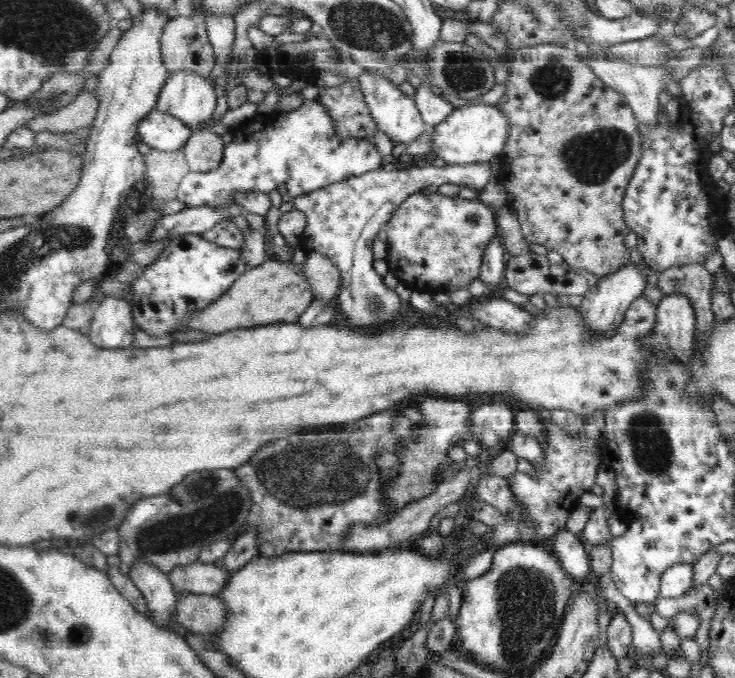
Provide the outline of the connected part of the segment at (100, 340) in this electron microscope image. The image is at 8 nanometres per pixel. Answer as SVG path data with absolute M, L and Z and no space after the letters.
M130 292L124 298L117 296L104 296L104 299L93 310L93 318L89 322L89 339L100 349L124 349L132 346L134 340L134 319L132 309L129 303Z

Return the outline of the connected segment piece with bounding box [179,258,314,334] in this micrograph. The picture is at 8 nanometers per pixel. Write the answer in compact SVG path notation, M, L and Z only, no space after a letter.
M271 258L260 265L249 267L218 300L180 321L179 330L222 334L236 328L254 328L254 326L284 322L292 324L297 322L313 300L313 292L299 266L290 261L282 262Z

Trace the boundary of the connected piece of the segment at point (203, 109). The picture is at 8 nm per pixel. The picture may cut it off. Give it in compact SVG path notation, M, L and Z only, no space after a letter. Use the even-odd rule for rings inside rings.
M180 70L168 72L156 100L156 109L180 119L191 128L211 119L218 96L211 78Z

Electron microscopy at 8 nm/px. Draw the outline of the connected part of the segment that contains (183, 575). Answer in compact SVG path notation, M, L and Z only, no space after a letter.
M196 561L182 567L176 567L167 573L167 575L176 591L183 590L183 592L192 595L218 595L226 586L230 572L223 571L222 568L216 567L213 564L204 564Z

